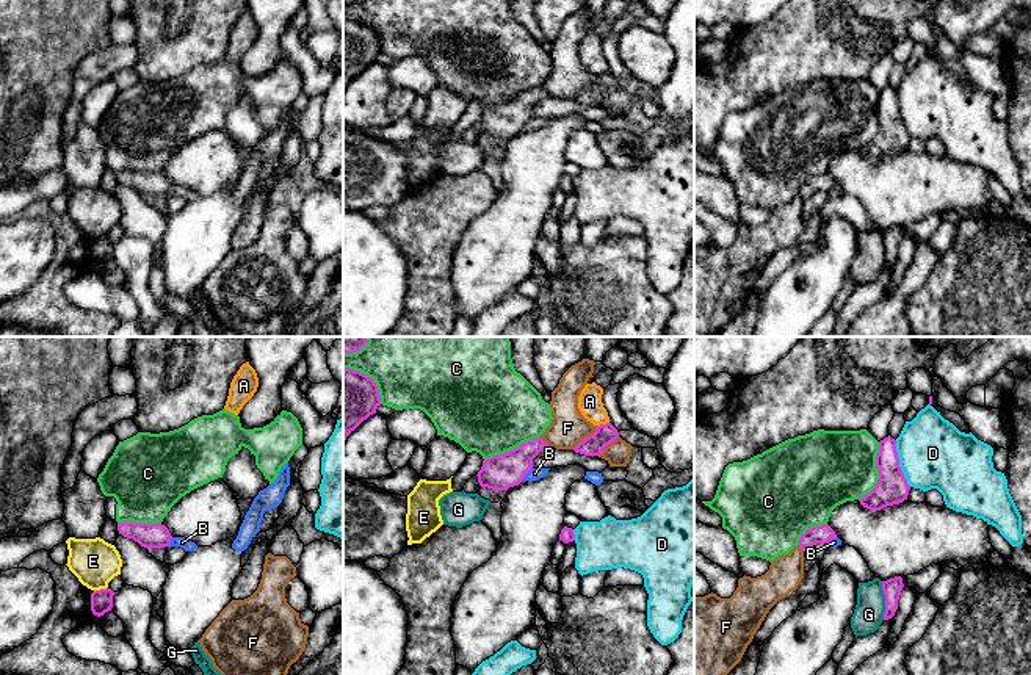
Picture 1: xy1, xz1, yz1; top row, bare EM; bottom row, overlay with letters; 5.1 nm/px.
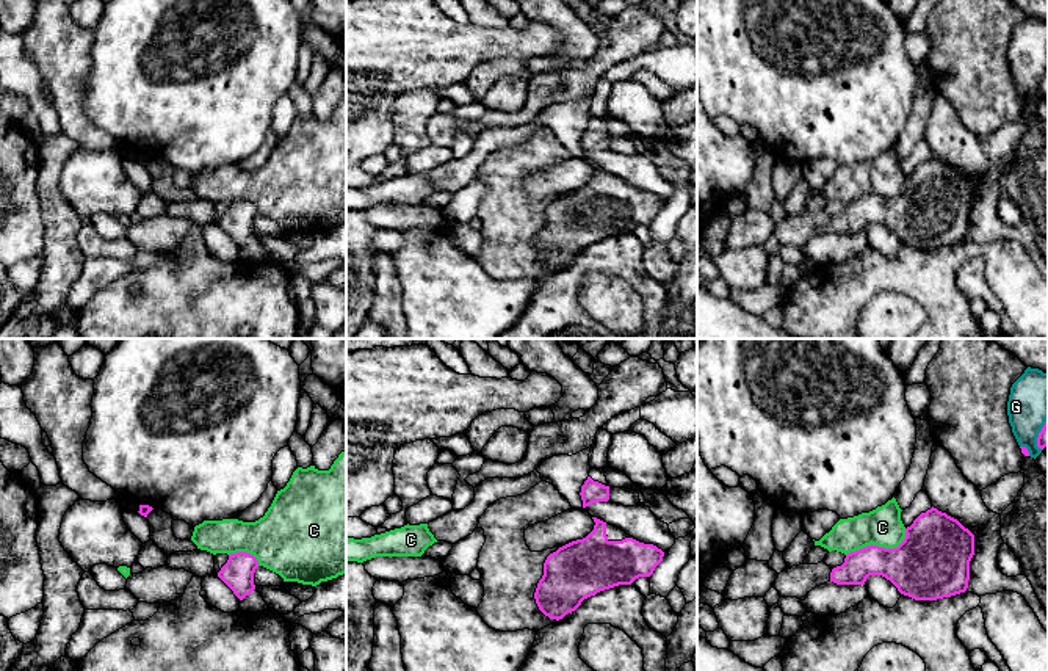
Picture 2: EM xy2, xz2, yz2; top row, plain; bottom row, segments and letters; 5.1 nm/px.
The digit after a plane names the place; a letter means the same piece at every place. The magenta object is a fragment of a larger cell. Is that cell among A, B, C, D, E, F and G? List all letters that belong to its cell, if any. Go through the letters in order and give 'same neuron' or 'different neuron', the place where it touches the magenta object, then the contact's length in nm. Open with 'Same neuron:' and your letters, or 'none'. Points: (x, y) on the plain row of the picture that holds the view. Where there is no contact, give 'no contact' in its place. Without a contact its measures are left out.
Same neuron: none
A: different neuron | xz1 (602, 74) | 70 nm
B: different neuron | xz1 (527, 121) | 90 nm
C: different neuron | yz2 (879, 196) | 340 nm
D: different neuron | yz1 (898, 113) | 260 nm
E: different neuron | xy1 (101, 238) | 80 nm
F: different neuron | xz1 (586, 86) | 180 nm
G: different neuron | yz1 (886, 249) | 200 nm

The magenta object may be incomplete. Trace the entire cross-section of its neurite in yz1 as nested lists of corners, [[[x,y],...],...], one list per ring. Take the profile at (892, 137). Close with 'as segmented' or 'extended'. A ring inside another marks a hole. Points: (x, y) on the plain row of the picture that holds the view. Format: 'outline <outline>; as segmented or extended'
outline [[[890,85],[879,91],[876,116],[879,122],[877,133],[870,143],[859,149],[860,153],[870,160],[881,160],[907,149],[910,135],[899,116],[896,89]]]; as segmented

